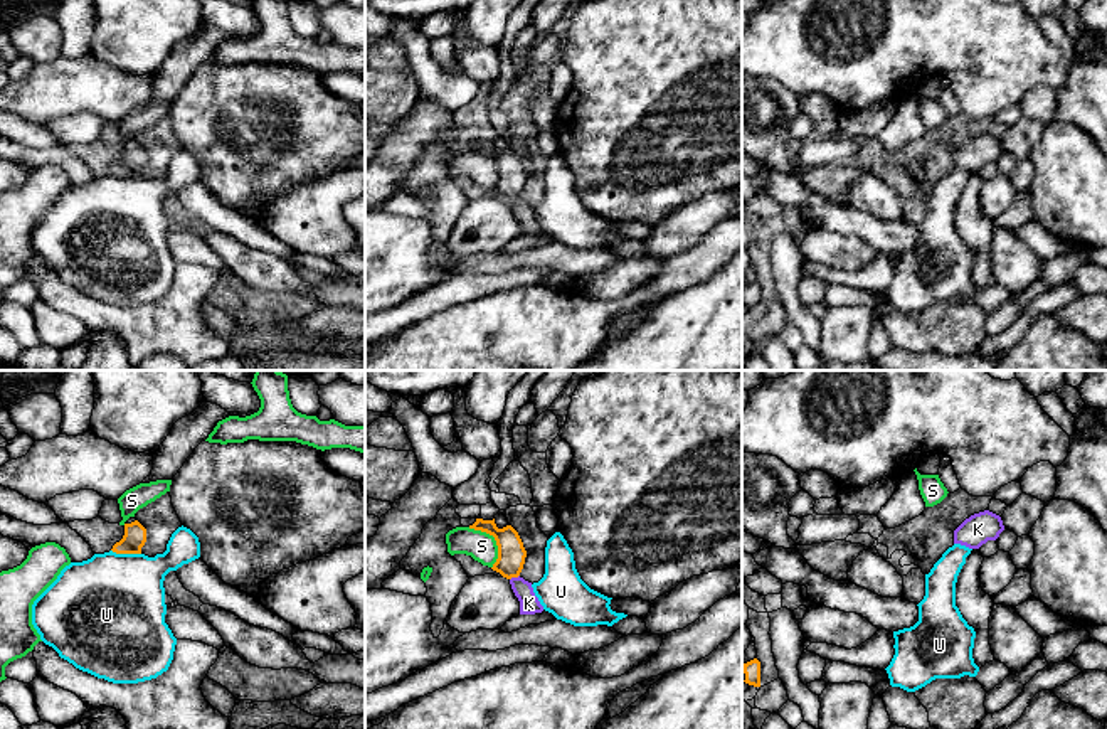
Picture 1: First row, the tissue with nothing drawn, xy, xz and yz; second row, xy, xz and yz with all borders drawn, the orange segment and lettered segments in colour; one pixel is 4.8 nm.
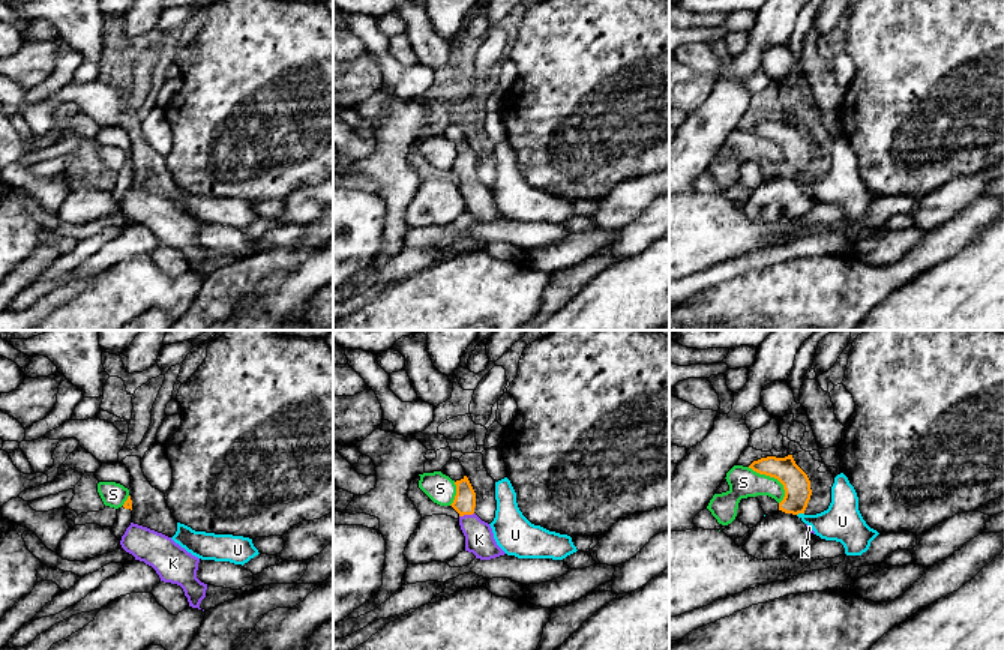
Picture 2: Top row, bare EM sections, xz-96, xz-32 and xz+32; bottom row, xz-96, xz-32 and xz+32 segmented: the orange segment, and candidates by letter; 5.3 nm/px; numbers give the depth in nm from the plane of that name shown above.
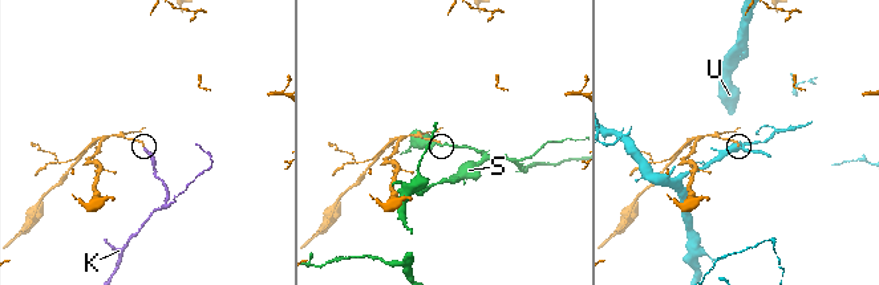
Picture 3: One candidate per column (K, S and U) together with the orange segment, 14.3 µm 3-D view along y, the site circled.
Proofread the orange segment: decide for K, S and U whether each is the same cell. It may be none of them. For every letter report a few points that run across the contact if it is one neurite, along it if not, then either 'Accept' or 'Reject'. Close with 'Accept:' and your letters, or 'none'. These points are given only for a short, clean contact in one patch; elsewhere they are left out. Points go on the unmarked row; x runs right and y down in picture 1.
K: Accept
S: Reject
U: Line: xy (111, 172), (140, 177). Reject
Accept: K

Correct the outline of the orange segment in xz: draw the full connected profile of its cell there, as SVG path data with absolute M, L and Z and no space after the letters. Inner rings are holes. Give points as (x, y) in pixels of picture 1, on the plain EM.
M476 141L476 145L469 148L469 152L481 153L495 160L498 168L498 182L491 192L510 204L515 219L520 224L520 237L542 236L543 229L535 219L532 205L525 204L520 199L525 187L527 173L518 155L511 148L498 152L495 141Z

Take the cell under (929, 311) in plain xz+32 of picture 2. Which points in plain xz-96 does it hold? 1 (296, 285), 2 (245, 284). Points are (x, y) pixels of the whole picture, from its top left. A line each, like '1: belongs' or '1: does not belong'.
1: belongs
2: does not belong

